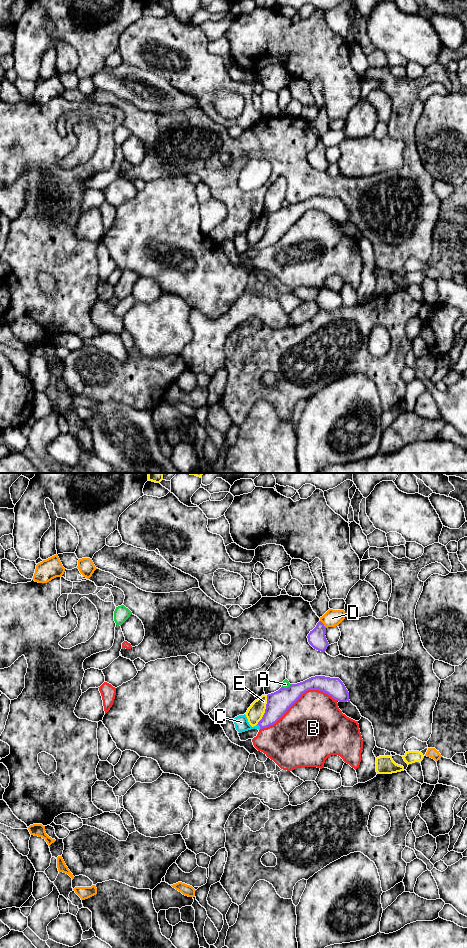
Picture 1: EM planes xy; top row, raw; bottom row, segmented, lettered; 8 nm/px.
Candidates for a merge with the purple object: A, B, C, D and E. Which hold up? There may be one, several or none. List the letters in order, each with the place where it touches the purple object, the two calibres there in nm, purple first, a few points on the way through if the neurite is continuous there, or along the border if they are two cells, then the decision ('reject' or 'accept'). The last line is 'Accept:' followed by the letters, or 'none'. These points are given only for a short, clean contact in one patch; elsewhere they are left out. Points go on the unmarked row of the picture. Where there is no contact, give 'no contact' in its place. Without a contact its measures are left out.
A: meets purple in xy at (286, 208); 180 nm thick on the purple side, 60 nm on the other; reject
B: meets purple in xy at (299, 217); 180 nm thick on the purple side, 480 nm on the other; reject
C: meets purple in xy at (259, 245); 180 nm thick on the purple side, 110 nm on the other; runs through xy (278, 223), (275, 230), (259, 245), (248, 247), (241, 242); accept
D: meets purple in xy at (323, 144); 140 nm thick on the purple side, 140 nm on the other; reject
E: meets purple in xy at (265, 230); 180 nm thick on the purple side, 140 nm on the other; reject
Accept: C

